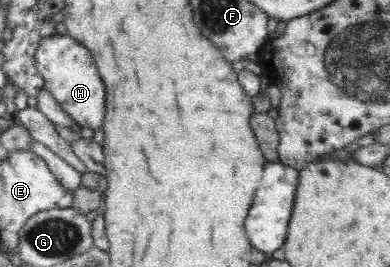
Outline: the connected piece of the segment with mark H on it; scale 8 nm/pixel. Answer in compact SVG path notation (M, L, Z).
M54 34L40 40L34 59L44 79L44 88L50 91L62 110L67 112L80 128L102 130L106 112L106 88L97 72L94 58L86 47L67 34Z

